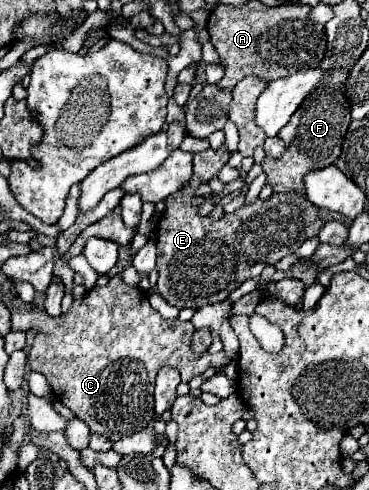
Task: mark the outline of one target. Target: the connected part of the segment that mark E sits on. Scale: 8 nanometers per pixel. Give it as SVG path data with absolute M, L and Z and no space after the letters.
M227 147L195 153L193 179L181 191L165 199L165 211L157 221L157 289L169 305L179 309L199 309L225 301L235 287L247 279L257 279L267 265L275 265L279 259L295 253L305 239L315 237L323 227L317 205L297 191L257 199L255 203L243 205L233 215L223 215L219 221L209 215L199 215L199 209L193 205L197 197L195 191L199 185L217 177L227 159Z

